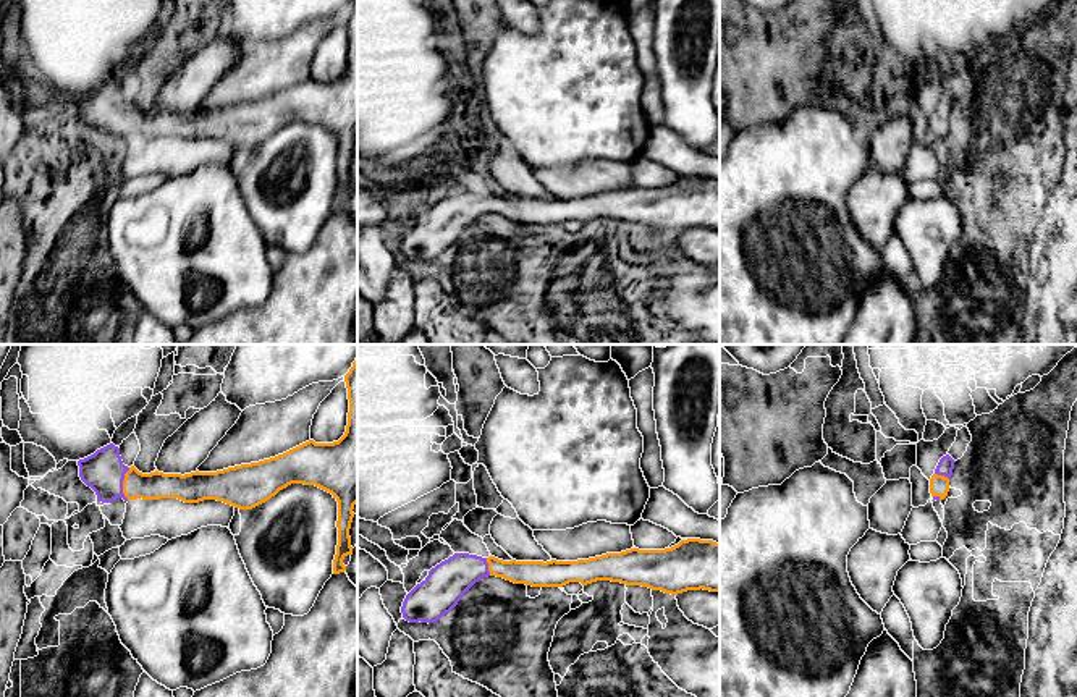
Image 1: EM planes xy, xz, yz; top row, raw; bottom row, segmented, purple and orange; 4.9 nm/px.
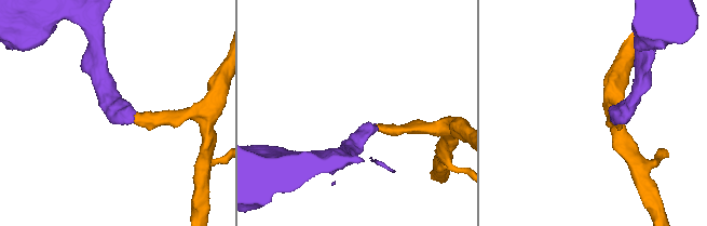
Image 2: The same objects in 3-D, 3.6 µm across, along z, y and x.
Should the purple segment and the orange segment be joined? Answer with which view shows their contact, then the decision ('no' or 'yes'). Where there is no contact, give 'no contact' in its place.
meets purple in xy; yes

